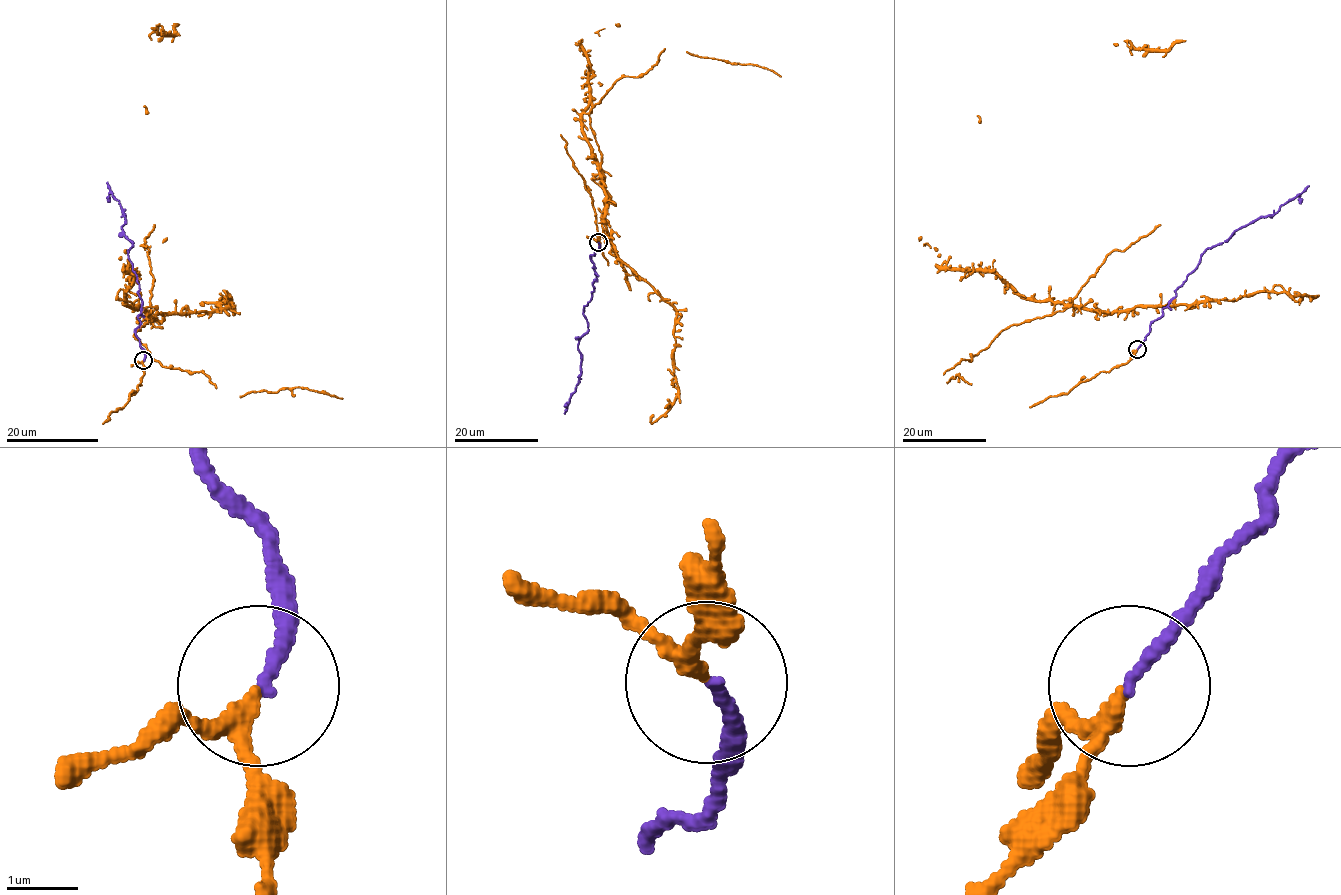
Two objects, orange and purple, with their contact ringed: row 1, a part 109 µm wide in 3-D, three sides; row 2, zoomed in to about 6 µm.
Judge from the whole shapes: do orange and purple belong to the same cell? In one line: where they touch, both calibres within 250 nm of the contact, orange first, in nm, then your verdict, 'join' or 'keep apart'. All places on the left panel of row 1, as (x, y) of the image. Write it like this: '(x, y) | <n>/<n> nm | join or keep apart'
(143, 360) | 190/160 nm | join

